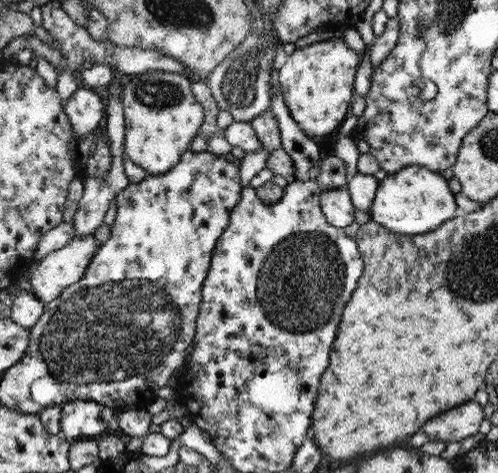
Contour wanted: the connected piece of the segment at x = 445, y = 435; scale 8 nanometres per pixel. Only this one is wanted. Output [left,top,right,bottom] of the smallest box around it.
[422,401,482,445]

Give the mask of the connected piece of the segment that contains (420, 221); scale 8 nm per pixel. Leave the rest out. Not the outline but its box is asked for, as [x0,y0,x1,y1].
[370,165,456,235]

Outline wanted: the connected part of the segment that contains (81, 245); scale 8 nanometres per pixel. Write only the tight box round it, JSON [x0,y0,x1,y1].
[26,235,102,303]

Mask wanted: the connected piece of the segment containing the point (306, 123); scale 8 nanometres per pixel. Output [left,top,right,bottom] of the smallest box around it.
[277,38,360,136]

